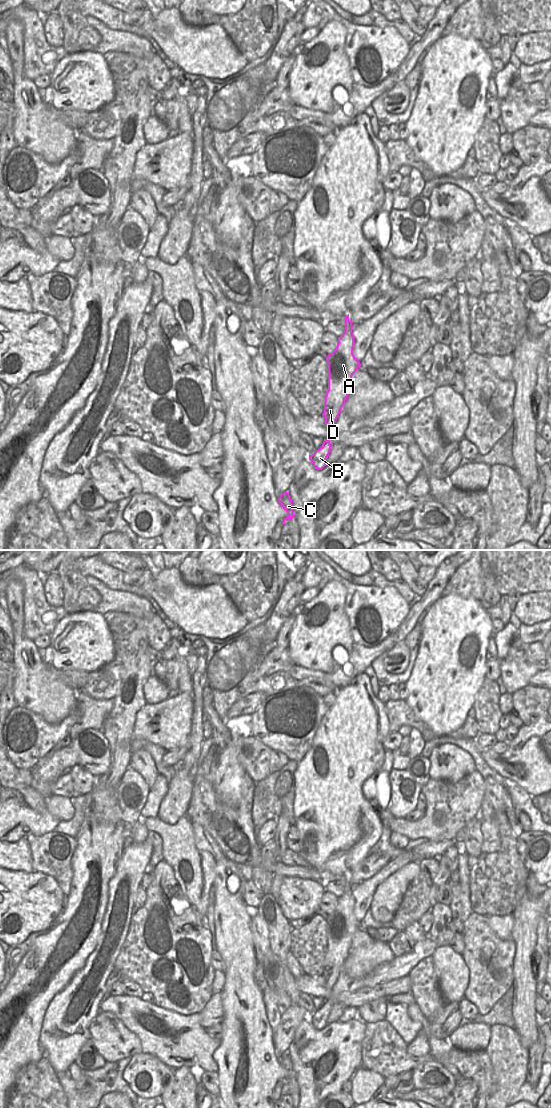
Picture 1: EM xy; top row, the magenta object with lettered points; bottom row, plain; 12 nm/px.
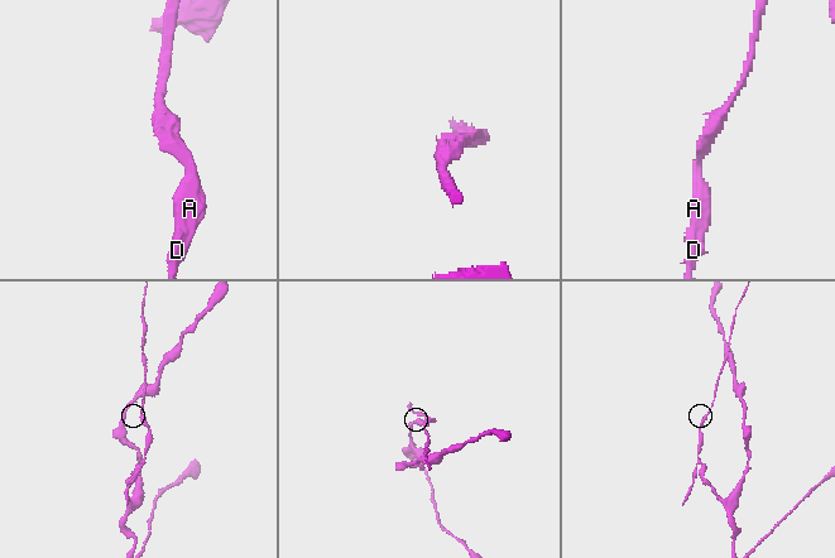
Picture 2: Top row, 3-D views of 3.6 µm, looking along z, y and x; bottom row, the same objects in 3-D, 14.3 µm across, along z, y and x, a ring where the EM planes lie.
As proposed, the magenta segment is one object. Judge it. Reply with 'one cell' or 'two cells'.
two cells

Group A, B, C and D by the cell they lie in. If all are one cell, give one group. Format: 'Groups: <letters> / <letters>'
Groups: A D / B C

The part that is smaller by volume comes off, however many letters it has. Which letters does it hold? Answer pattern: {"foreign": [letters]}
{"foreign": ["A", "D"]}

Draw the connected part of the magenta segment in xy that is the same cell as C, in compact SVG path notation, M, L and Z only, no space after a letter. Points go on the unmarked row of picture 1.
M286 1051L284 1053L281 1053L280 1057L278 1058L278 1061L281 1065L281 1067L287 1072L288 1076L284 1079L282 1079L283 1085L285 1084L285 1081L287 1079L294 1078L294 1071L293 1071L293 1064L292 1060L290 1058L289 1053Z

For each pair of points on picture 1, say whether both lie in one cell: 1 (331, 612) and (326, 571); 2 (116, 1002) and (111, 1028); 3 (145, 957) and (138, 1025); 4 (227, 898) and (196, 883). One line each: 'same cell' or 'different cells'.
1: different cells
2: different cells
3: different cells
4: different cells

